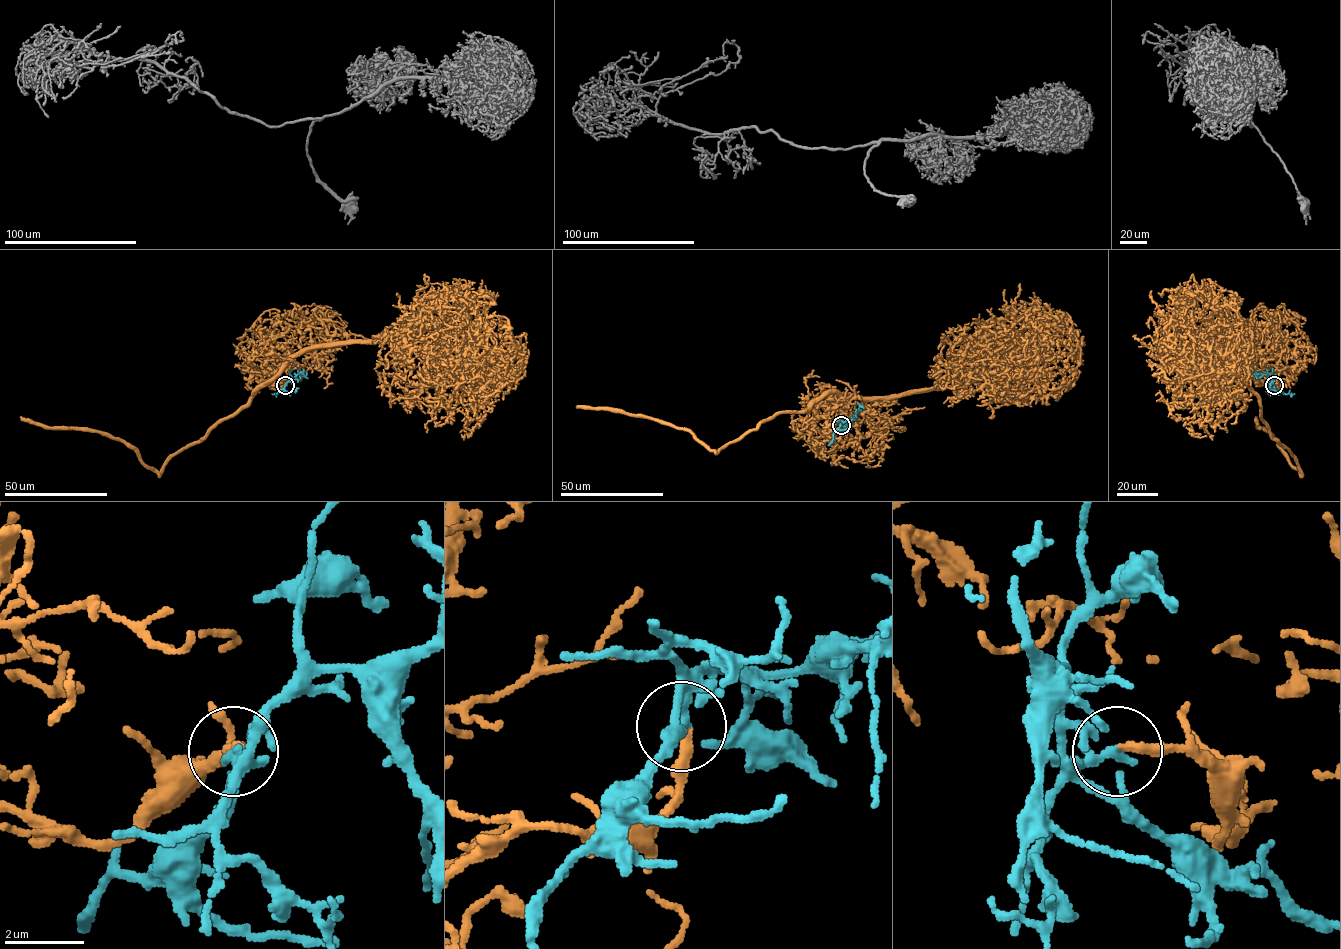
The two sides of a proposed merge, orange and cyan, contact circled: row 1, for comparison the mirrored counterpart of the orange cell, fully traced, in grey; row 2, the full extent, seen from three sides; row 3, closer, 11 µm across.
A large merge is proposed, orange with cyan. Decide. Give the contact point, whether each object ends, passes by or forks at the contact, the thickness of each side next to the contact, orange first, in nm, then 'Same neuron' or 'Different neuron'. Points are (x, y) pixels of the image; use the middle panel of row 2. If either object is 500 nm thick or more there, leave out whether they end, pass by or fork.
Place: (841, 425). At the ring orange ends. At the ring cyan ends. Thickness 280 nm (orange) against 280 nm. Same neuron

